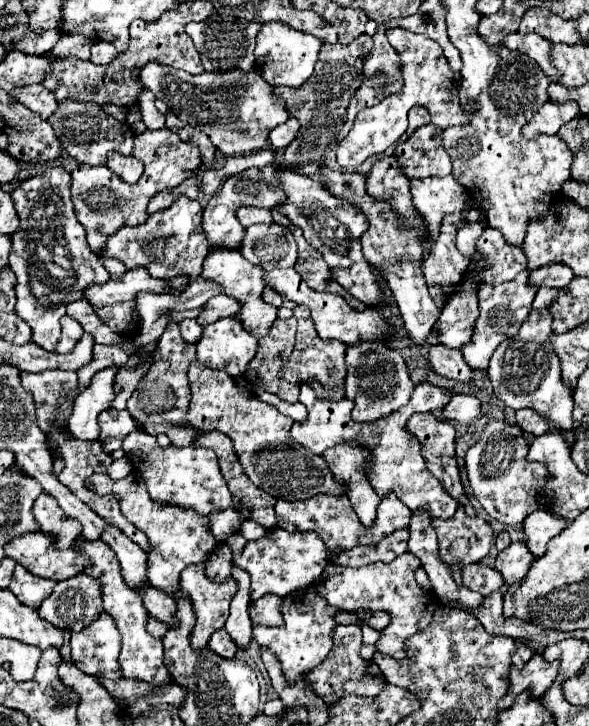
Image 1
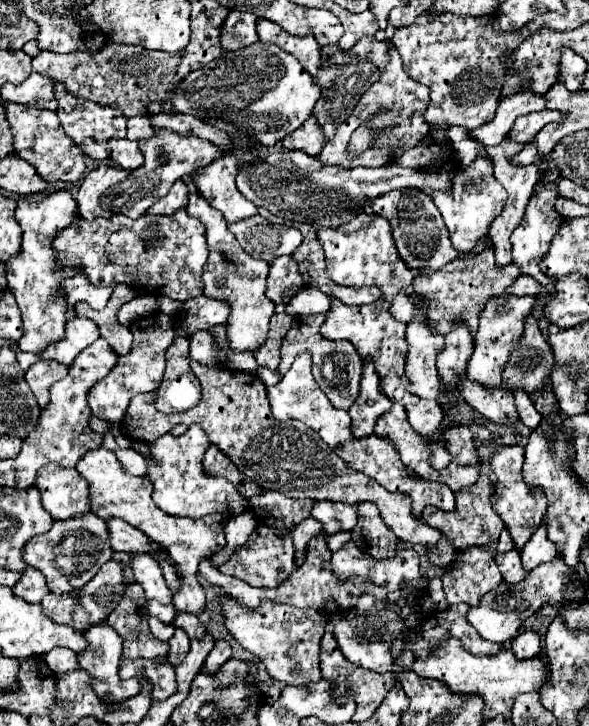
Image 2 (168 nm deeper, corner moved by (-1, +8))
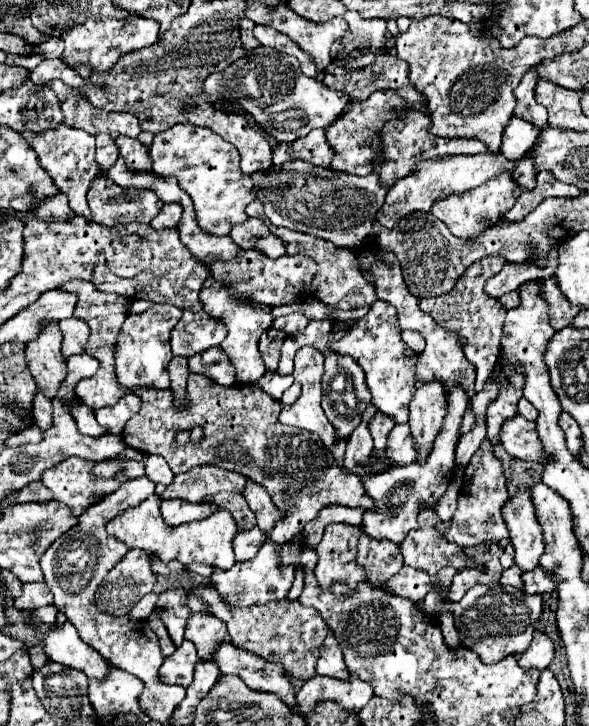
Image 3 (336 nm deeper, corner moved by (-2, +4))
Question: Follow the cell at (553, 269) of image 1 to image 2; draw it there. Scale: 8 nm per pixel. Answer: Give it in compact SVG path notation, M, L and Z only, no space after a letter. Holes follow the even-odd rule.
M519 276L505 292L511 296L539 296L545 290L531 276Z

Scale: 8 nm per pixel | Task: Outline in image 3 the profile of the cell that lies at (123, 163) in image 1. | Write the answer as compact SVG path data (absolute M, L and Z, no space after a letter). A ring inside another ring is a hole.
M120 136L116 140L116 146L120 148L120 156L124 158L126 166L130 170L138 170L138 172L150 172L150 156L148 156L148 148L142 146L136 138L126 138Z

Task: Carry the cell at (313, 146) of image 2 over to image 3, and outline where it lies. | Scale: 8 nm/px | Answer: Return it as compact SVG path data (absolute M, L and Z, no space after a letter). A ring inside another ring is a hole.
M314 130L304 138L298 138L290 144L278 144L272 152L274 166L280 166L286 160L302 158L306 162L330 168L330 160L334 156L334 150L330 150L330 142L324 136L324 130Z

